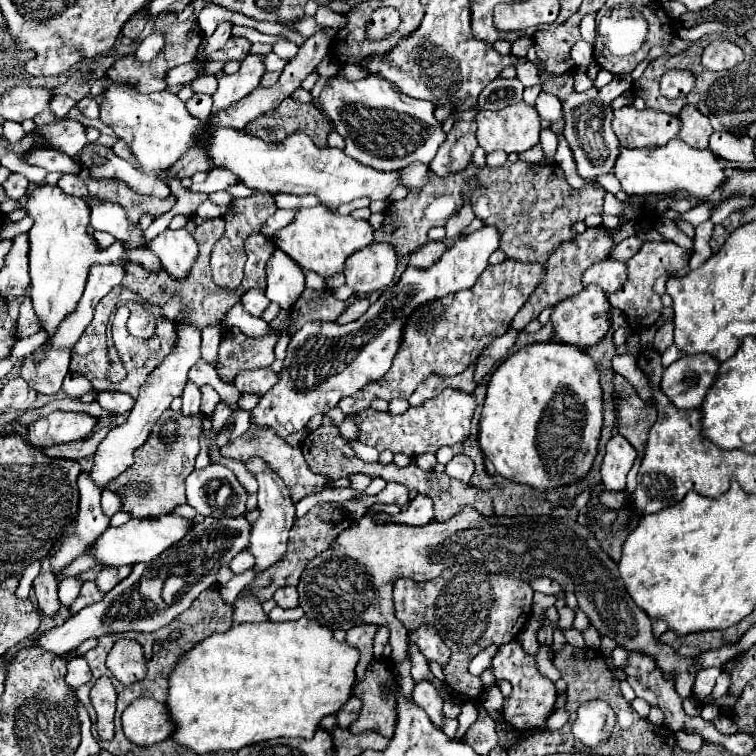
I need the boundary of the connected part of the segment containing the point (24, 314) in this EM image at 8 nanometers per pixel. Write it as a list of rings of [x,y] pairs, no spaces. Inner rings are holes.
[[[23,298],[21,302],[21,312],[17,318],[17,326],[15,326],[15,334],[17,338],[29,338],[33,334],[37,334],[41,330],[37,318],[35,318],[35,310],[31,306],[31,298]]]

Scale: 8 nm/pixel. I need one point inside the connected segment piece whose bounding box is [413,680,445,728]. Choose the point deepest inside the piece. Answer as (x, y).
(425, 695)

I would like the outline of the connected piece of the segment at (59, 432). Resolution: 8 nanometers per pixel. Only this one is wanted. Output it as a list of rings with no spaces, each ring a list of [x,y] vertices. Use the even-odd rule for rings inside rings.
[[[51,412],[47,416],[37,418],[29,426],[29,440],[35,446],[53,446],[61,442],[85,440],[93,428],[97,426],[97,418],[85,412]]]

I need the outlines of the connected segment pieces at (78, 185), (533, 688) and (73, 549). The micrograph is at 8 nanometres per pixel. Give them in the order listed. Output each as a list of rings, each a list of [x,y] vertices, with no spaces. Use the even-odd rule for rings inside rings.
[[[65,174],[59,180],[59,188],[69,196],[79,196],[79,198],[85,198],[89,194],[87,184],[85,184],[85,180],[79,178],[79,174]]]
[[[511,640],[509,644],[503,644],[499,648],[499,654],[493,658],[491,670],[493,670],[495,678],[505,678],[513,686],[511,696],[505,698],[503,710],[501,710],[507,726],[515,726],[515,730],[519,730],[523,734],[533,732],[533,730],[547,730],[547,718],[553,714],[557,690],[555,690],[555,684],[539,672],[535,656],[529,656],[521,648],[519,640]]]
[[[87,472],[79,476],[79,512],[77,512],[77,528],[75,534],[67,536],[59,550],[51,556],[51,572],[59,576],[63,568],[67,568],[75,558],[89,552],[95,544],[95,538],[109,528],[111,518],[103,514],[99,504],[99,490],[89,480]]]

